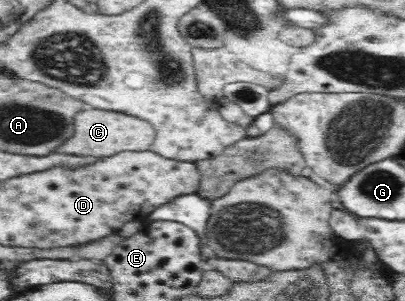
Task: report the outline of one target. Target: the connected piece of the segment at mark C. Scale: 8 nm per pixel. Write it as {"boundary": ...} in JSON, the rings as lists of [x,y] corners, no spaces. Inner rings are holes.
{"boundary":[[[88,108],[90,111],[78,112],[74,119],[76,129],[70,139],[65,139],[62,145],[54,148],[56,153],[66,155],[78,155],[80,157],[92,156],[96,159],[110,157],[120,151],[148,151],[154,141],[154,129],[146,125],[146,121],[140,121],[130,115],[122,113],[110,113],[100,109]]]}

